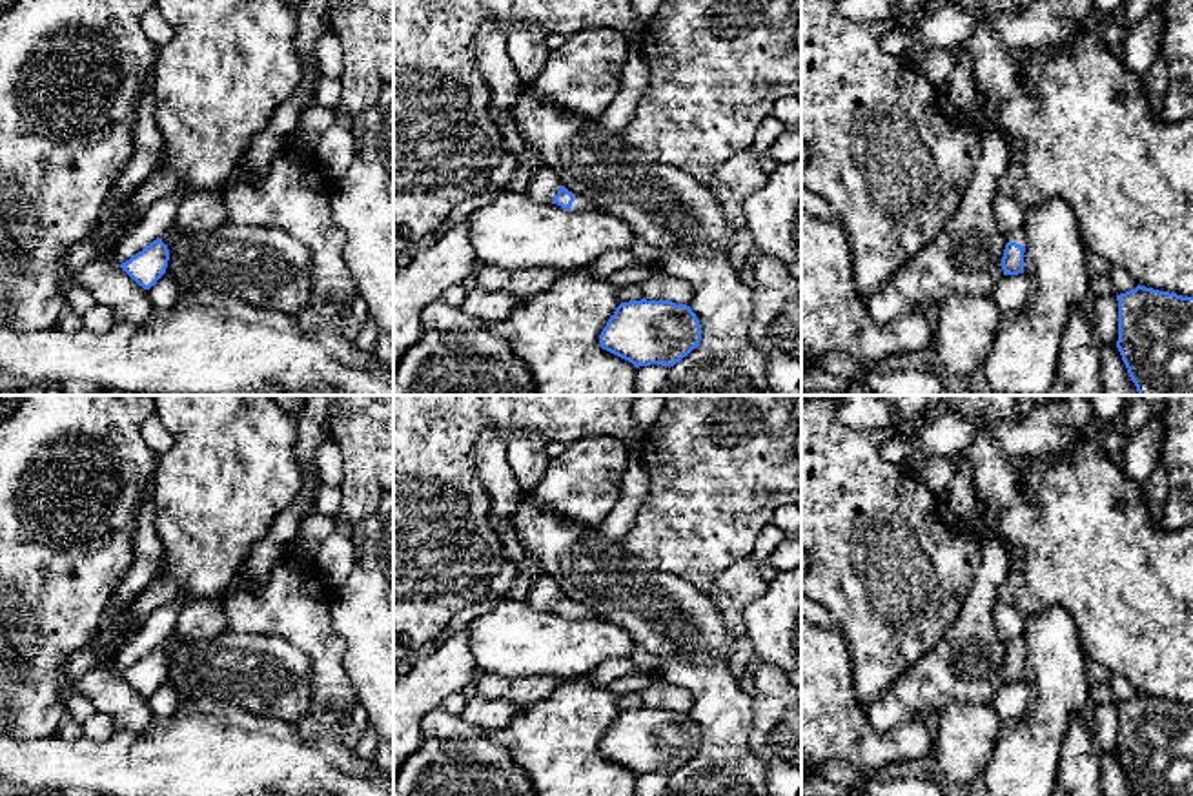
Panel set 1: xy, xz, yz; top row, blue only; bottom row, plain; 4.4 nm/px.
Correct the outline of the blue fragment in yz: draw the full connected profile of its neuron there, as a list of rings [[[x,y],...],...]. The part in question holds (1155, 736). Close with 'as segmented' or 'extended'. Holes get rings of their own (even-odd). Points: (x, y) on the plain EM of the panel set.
[[[1138,692],[1117,709],[1117,756],[1135,794],[1193,796],[1193,705]]]; as segmented

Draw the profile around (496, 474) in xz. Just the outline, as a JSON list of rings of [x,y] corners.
[[[495,428],[484,430],[475,444],[479,479],[488,490],[492,512],[512,523],[523,503],[521,486],[506,459],[506,443]]]

